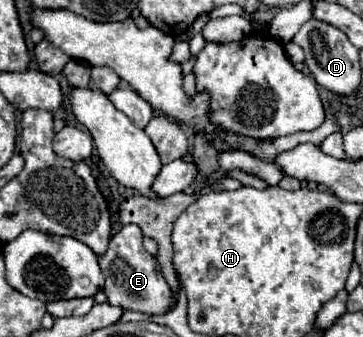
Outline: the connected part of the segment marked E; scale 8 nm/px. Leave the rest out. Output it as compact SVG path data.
M124 225L110 241L108 251L100 257L100 269L106 279L104 293L110 305L118 305L124 311L140 311L146 315L164 315L174 307L174 291L162 277L160 265L142 245L142 229L138 225Z

